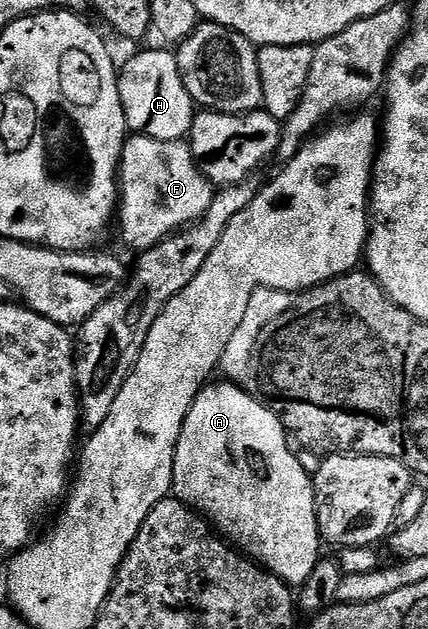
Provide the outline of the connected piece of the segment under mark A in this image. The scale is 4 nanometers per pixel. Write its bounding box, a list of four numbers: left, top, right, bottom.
[171,382,322,586]

